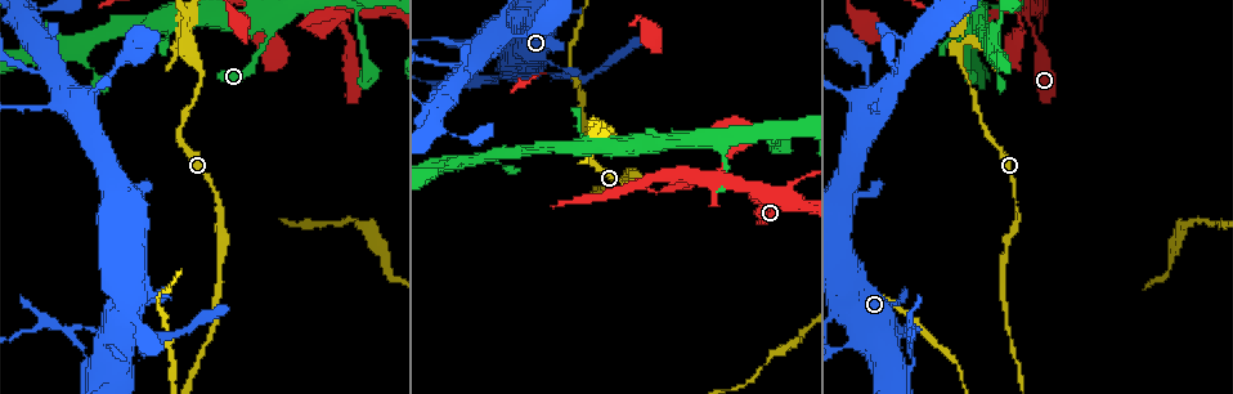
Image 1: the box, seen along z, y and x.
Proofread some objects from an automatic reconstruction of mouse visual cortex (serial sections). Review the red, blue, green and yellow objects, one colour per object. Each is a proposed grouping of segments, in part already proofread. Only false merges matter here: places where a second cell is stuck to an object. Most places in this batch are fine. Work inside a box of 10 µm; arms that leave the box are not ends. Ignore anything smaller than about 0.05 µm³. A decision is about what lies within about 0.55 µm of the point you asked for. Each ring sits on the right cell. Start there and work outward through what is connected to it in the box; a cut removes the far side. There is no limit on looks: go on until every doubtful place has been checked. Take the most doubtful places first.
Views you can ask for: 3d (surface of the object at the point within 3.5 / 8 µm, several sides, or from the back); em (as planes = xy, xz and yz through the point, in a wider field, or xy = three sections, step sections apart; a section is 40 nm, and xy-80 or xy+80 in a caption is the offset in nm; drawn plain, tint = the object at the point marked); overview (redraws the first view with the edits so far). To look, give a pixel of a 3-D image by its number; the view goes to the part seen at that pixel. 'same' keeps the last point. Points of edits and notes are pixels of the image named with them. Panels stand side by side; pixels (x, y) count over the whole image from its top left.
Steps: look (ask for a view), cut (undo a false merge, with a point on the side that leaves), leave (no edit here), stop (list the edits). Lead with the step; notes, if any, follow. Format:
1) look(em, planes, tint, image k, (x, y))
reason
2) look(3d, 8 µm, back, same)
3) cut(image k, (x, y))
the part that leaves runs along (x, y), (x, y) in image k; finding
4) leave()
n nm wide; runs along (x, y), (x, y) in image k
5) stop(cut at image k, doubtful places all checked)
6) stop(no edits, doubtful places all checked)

look(3d, 8 µm, image 1, (899, 337))
a narrow waist

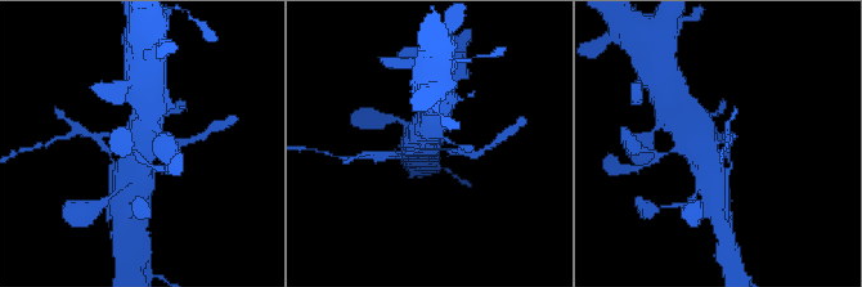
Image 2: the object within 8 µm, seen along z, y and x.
look(3d, 3.5 µm, same)
closer look

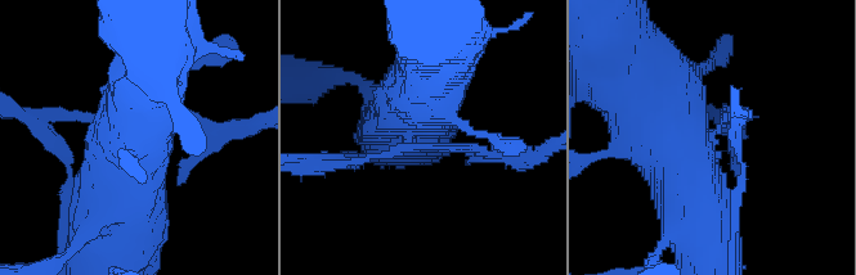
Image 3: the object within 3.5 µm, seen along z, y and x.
look(em, planes, tint, image 3, (713, 135))
need the tissue

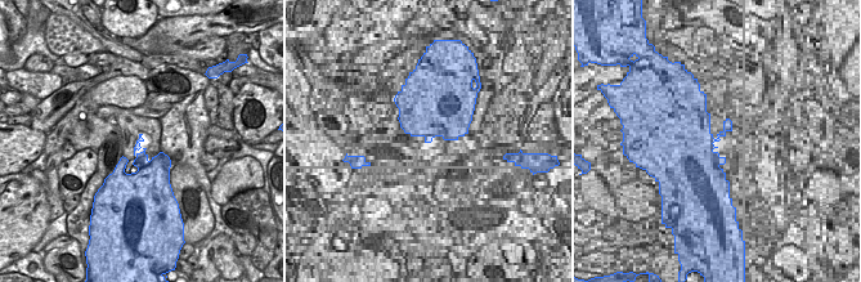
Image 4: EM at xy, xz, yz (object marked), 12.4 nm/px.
leave()
runs along (662, 67), (662, 103), (702, 213) in image 3; continuous, no second cell

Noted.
look(3d, 8 µm, image 1, (556, 72))

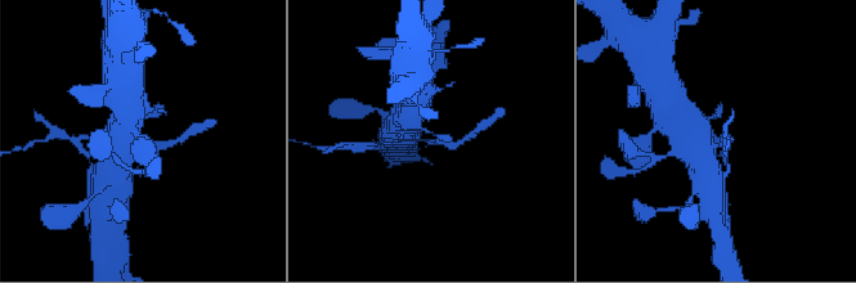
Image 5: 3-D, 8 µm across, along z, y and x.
look(3d, 3.5 µm, same)

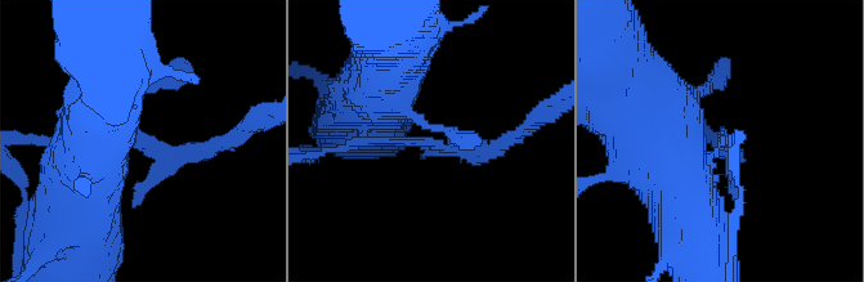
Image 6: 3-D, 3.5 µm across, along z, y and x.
look(em, xy, step 2, tint, image 6, (140, 136))
now the EM

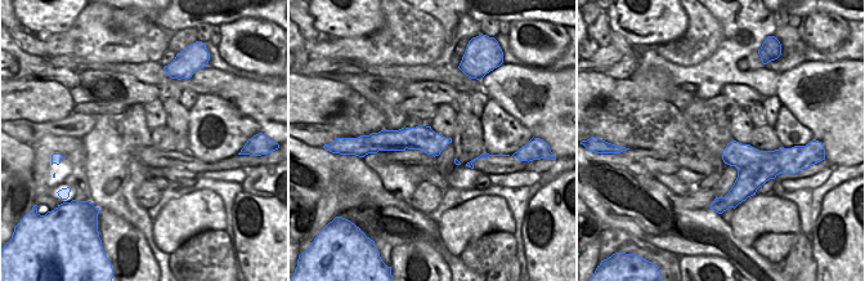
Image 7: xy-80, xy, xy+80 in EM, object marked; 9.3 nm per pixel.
leave()
runs along (446, 141), (384, 141), (377, 147) in image 7; all the same cell

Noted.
look(3d, 8 µm, back, image 1, (964, 19))
thick turns thin

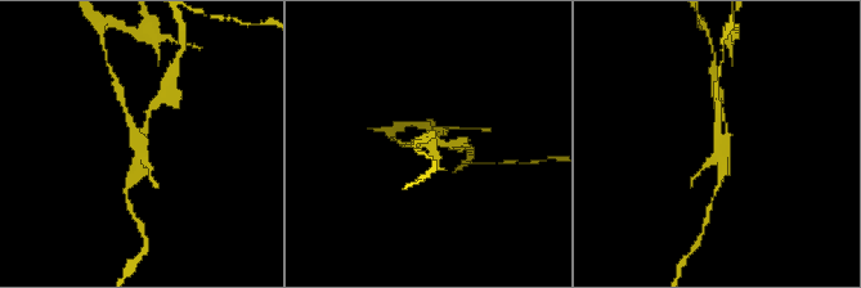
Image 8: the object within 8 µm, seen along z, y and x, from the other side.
look(3d, 3.5 µm, same)
closer look

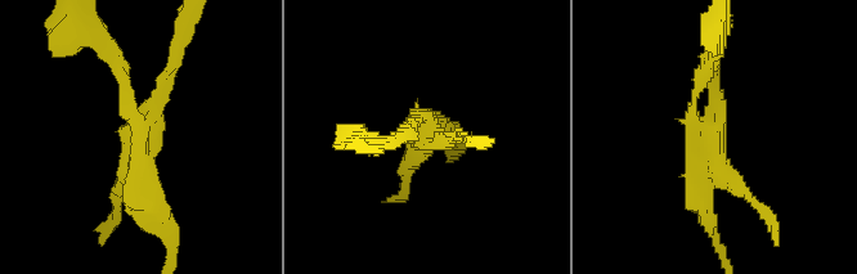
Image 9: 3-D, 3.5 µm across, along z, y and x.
look(em, xy, step 3, tint, image 9, (424, 134))

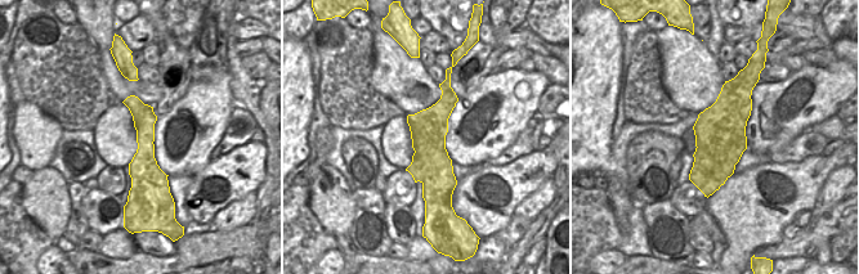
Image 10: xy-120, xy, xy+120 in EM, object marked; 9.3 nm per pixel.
cut(image 9, (167, 76))
two cells meet here

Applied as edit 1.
look(overview)
see it whole again

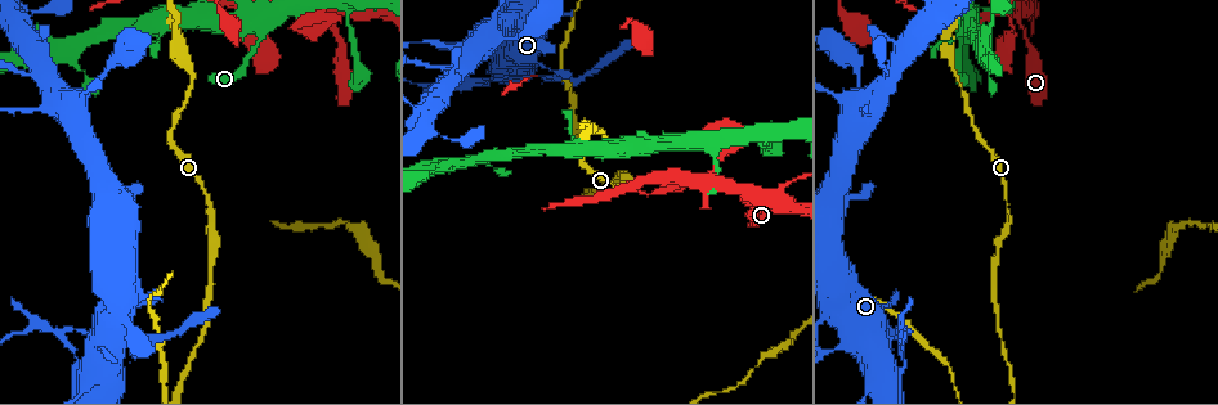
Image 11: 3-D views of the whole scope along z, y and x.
look(3d, 3.5 µm, back, image 11, (335, 32))
sudden change in width

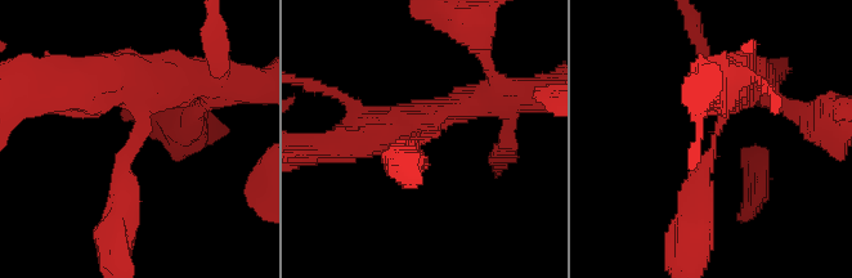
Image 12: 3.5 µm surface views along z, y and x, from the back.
look(em, xy, step 2, tint, image 12, (134, 138))
3 arms; arms of 300, 300, 350 nm

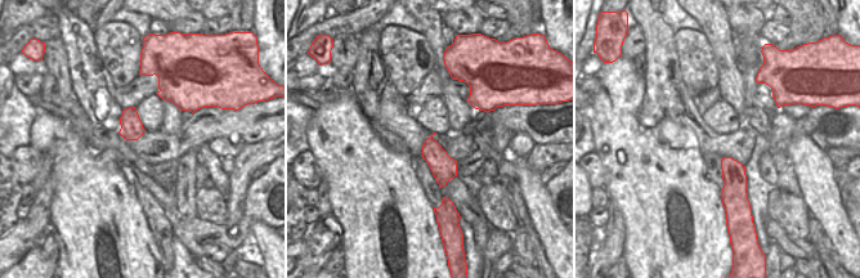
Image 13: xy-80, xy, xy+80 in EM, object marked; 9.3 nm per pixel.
leave()
240 nm wide; runs along (691, 218), (721, 115), (748, 79) in image 12; continuous, no second cell

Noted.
stop(cut at image 9, doubtful places all checked)

